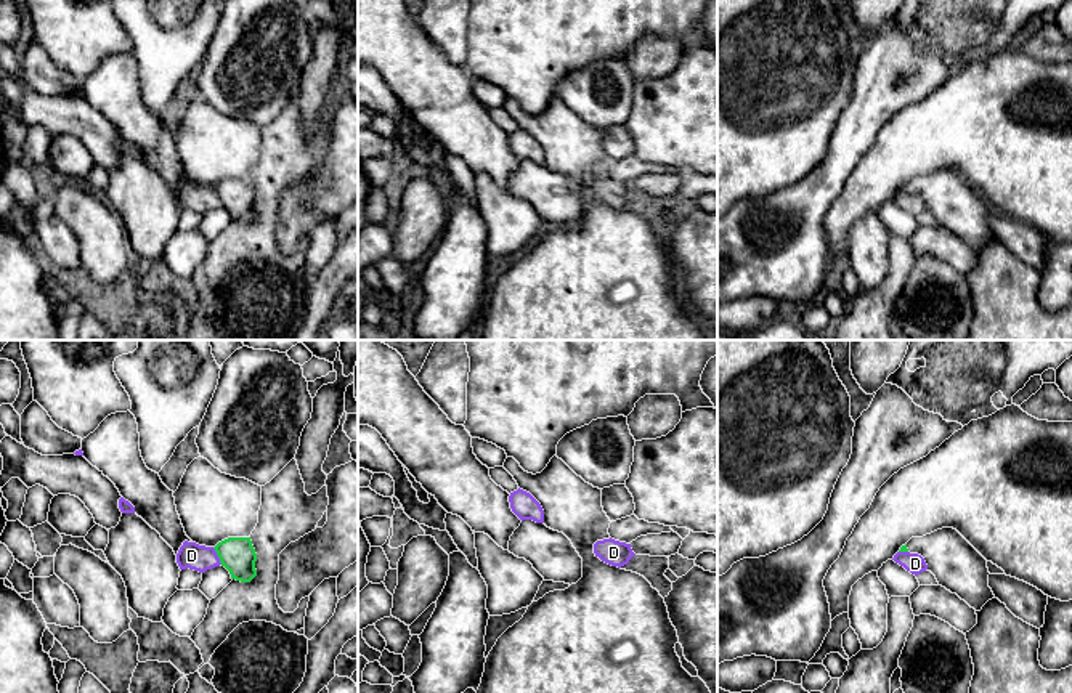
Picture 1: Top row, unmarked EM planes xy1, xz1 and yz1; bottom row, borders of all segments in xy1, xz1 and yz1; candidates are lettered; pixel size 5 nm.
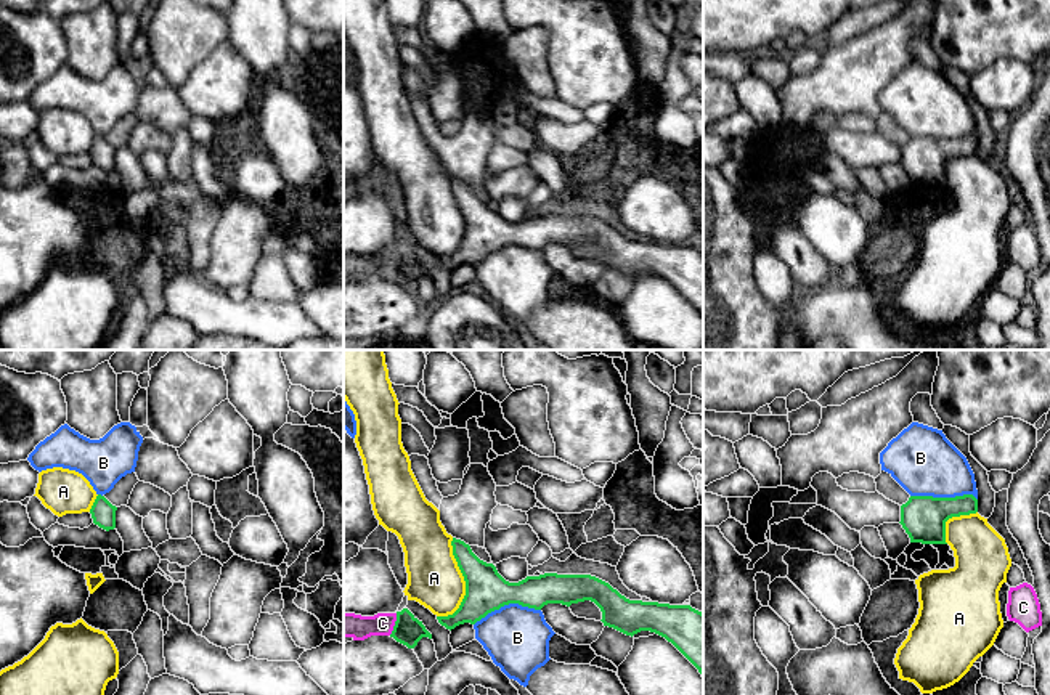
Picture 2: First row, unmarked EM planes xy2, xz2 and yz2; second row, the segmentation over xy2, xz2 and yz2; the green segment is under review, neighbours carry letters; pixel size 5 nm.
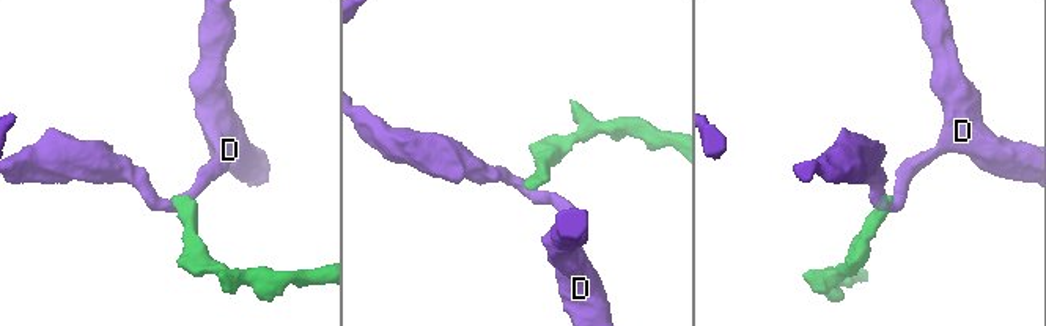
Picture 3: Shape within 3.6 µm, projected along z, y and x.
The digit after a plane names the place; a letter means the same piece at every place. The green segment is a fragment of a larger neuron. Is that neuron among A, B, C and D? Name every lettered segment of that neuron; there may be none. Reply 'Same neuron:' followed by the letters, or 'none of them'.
Same neuron: none of them

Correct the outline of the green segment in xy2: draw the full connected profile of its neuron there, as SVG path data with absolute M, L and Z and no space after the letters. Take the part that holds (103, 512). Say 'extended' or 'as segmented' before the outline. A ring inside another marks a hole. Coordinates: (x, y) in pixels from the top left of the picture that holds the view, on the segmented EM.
as segmented; M98 494L90 514L95 525L109 531L116 528L116 510L116 506L112 506L104 496Z

